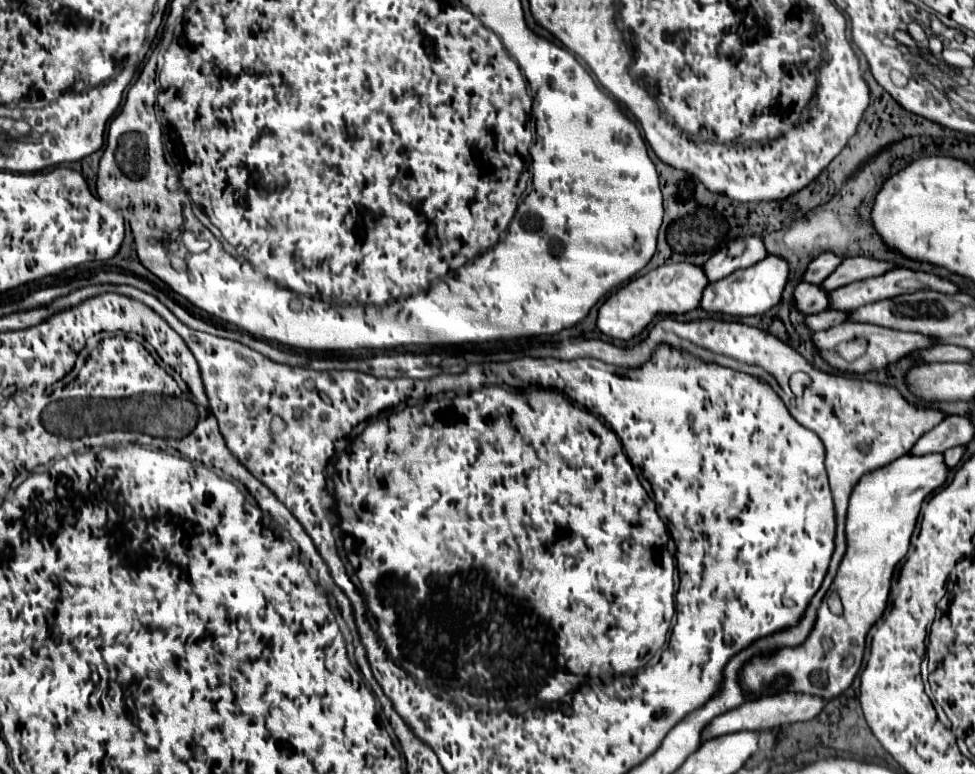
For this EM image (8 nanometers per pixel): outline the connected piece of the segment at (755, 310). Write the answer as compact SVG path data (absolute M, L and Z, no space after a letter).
M766 256L758 264L734 272L734 276L726 276L722 280L716 280L714 284L708 284L702 296L700 306L706 312L722 312L730 316L756 316L768 312L772 306L776 306L782 298L784 286L790 278L790 266L788 260L782 256Z

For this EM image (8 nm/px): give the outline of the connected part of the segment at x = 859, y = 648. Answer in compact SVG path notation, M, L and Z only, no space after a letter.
M942 454L934 456L902 456L886 468L878 468L862 476L850 496L846 514L846 542L848 548L834 578L834 590L838 592L844 612L834 616L828 610L826 598L818 610L816 626L802 644L802 648L782 648L772 656L754 658L742 672L742 686L746 692L764 690L776 676L786 674L792 678L792 692L808 692L826 700L842 694L858 674L866 648L866 634L884 614L888 606L892 576L896 566L910 550L910 536L914 532L922 500L936 488L946 484L950 468L942 460Z

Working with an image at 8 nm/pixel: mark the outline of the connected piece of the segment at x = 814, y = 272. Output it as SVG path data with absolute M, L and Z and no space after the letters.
M822 252L814 262L810 262L804 280L812 284L820 284L822 280L826 280L826 276L830 276L830 272L834 272L834 268L838 268L838 264L842 264L842 260L844 258L834 252Z

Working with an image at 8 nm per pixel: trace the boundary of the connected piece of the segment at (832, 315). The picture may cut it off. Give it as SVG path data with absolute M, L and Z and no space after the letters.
M824 310L824 312L818 312L818 314L812 314L806 318L806 324L810 326L810 330L818 332L818 330L826 330L826 328L832 328L832 326L838 326L842 322L848 320L848 314L846 312L838 312L838 310Z

